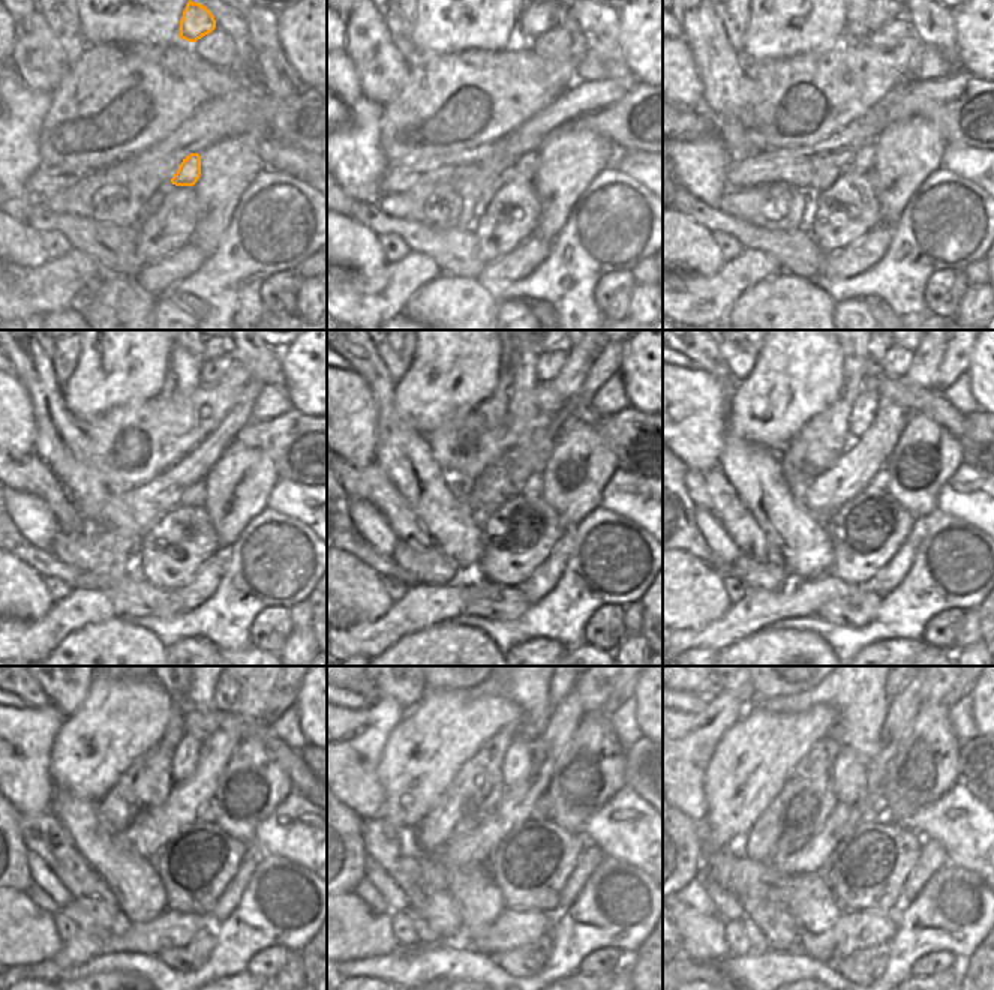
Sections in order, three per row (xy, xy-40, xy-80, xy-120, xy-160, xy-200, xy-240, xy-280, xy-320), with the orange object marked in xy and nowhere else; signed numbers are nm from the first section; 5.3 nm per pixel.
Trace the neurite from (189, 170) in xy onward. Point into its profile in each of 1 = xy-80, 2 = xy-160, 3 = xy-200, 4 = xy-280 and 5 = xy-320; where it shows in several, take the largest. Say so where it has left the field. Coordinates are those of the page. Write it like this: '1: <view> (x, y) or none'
1: xy-80 (864, 161)
2: xy-160 (534, 486)
3: xy-200 (880, 479)
4: xy-280 (541, 812)
5: xy-320 (876, 804)

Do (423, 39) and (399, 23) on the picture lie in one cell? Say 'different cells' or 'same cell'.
different cells

